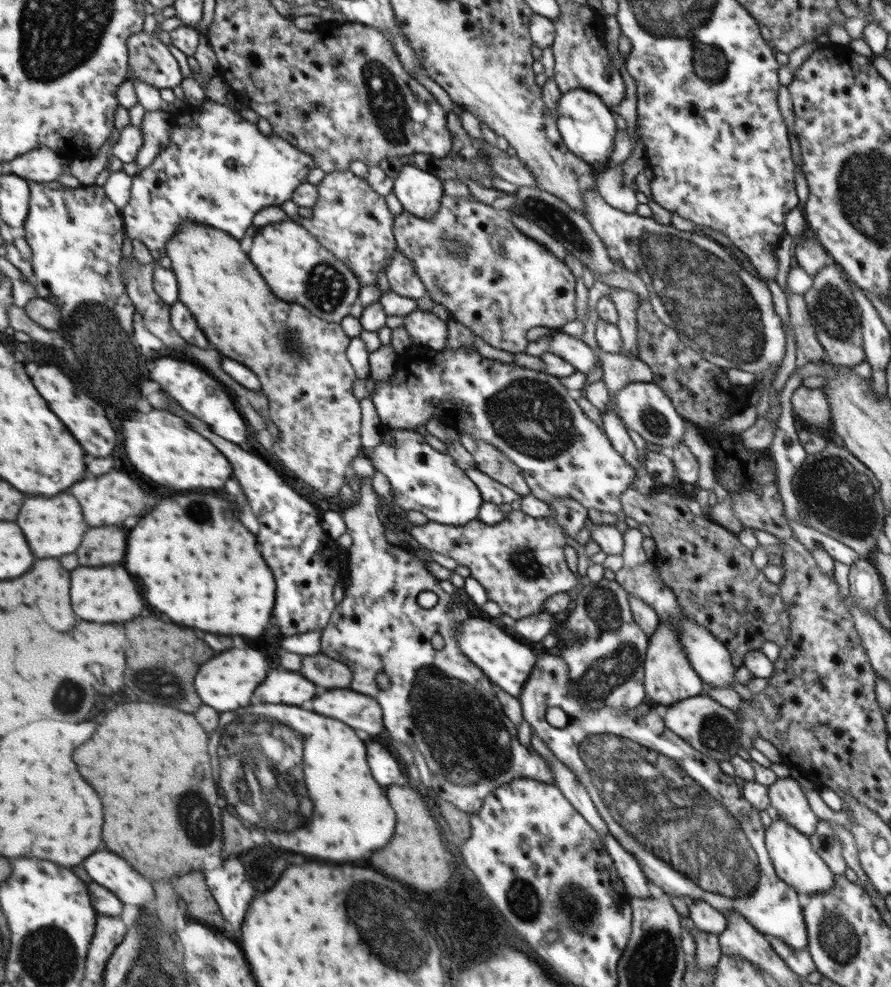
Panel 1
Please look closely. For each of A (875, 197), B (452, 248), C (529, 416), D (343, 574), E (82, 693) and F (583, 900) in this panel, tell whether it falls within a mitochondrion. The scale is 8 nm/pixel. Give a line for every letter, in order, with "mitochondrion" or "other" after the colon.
A: mitochondrion
B: mitochondrion
C: mitochondrion
D: other
E: mitochondrion
F: mitochondrion

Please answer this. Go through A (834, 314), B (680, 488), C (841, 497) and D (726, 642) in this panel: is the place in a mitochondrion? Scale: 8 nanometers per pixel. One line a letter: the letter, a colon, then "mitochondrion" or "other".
A: mitochondrion
B: other
C: mitochondrion
D: other

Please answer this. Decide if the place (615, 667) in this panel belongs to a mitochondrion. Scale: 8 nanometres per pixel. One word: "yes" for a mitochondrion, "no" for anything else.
yes

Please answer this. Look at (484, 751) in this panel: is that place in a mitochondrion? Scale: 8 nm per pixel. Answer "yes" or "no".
yes

